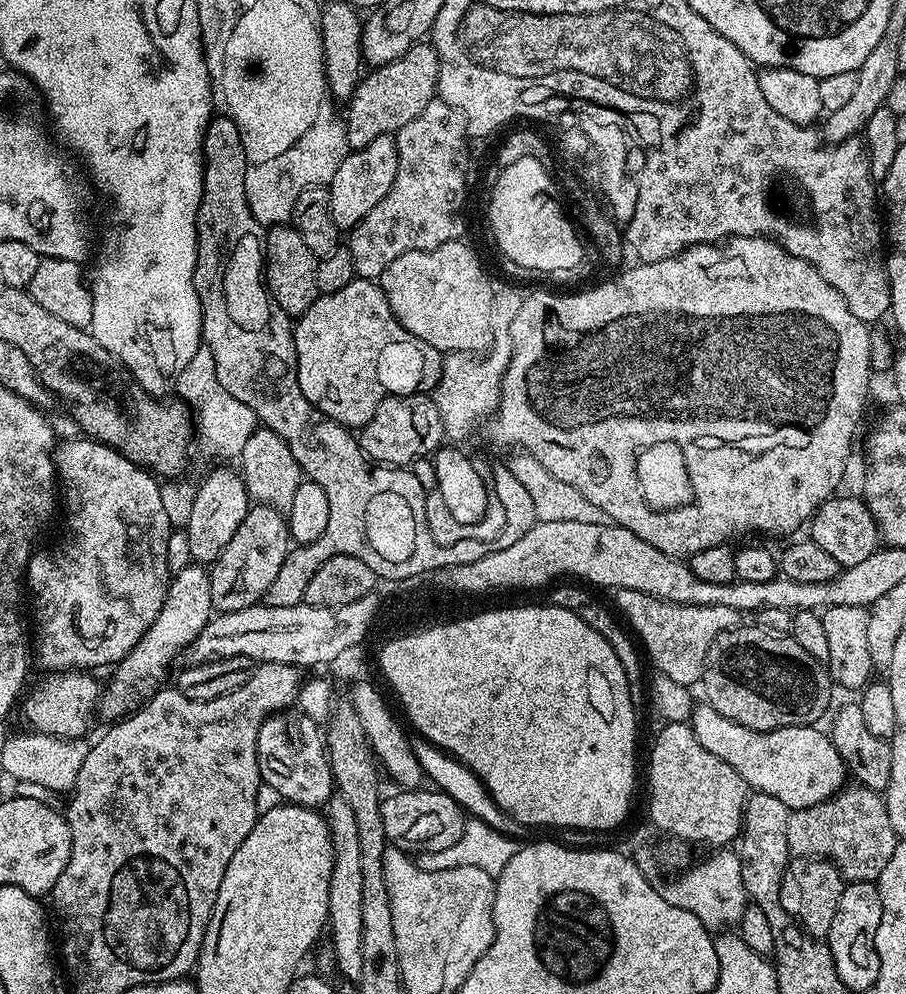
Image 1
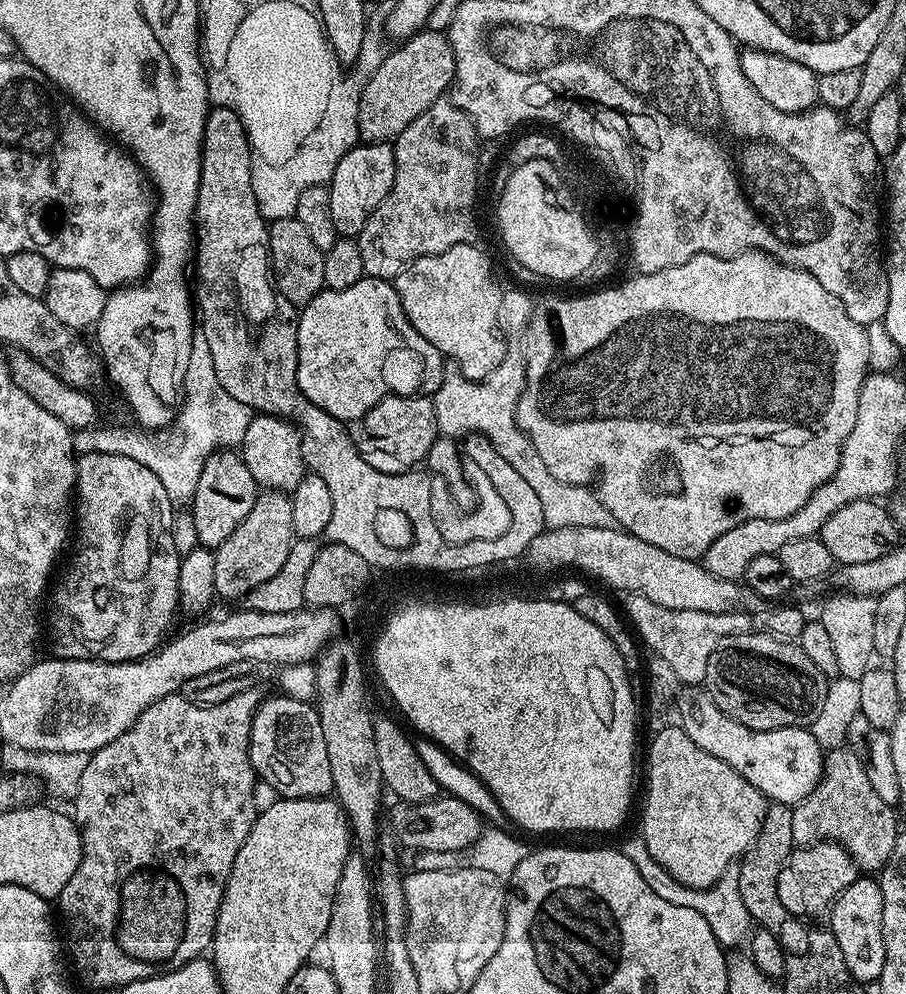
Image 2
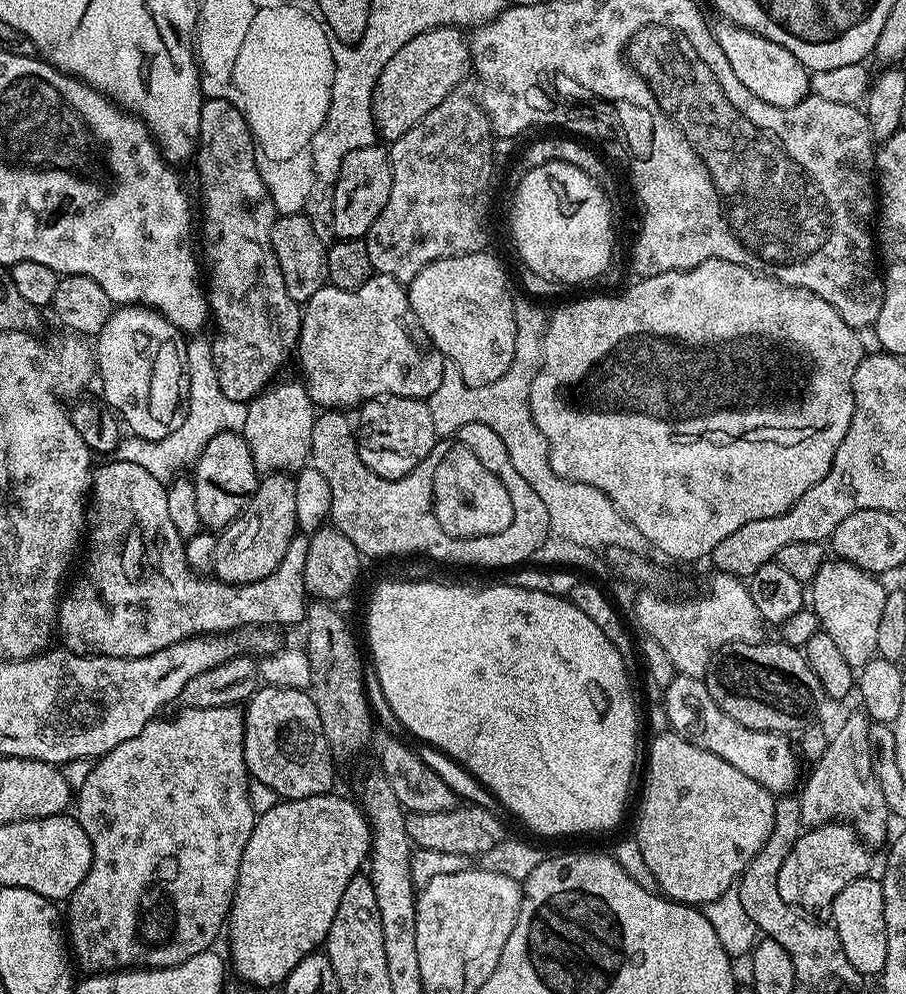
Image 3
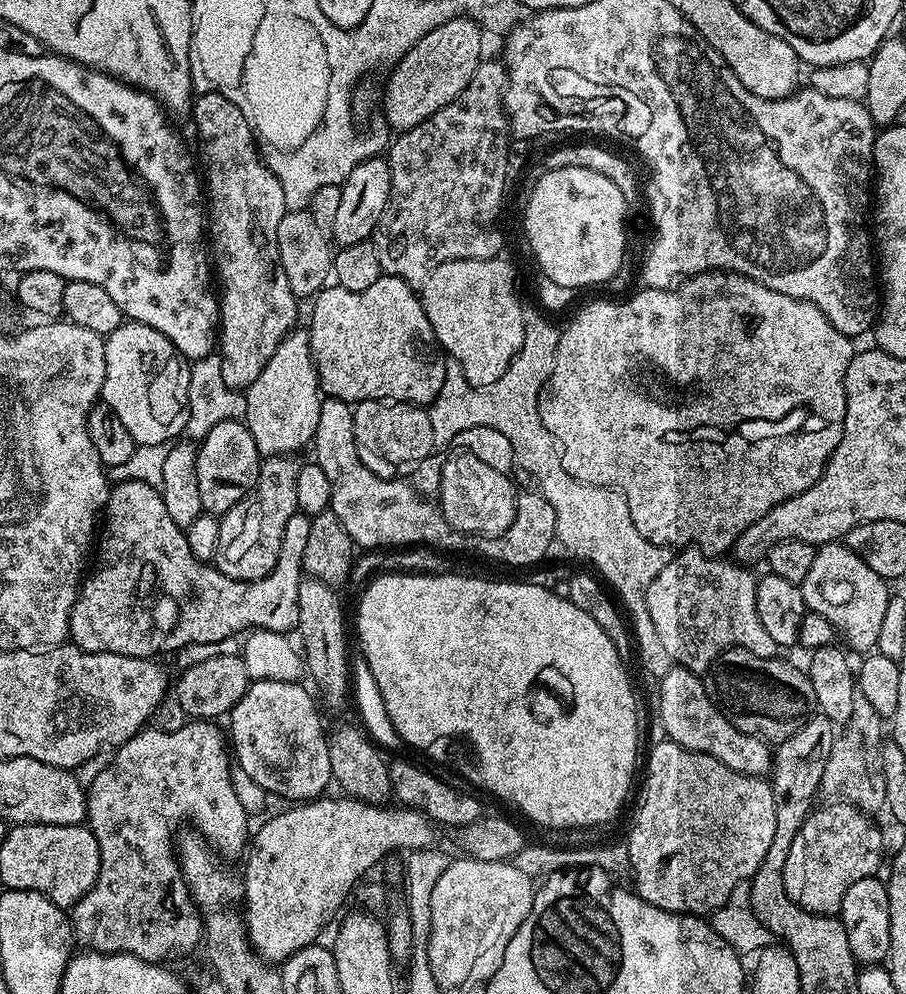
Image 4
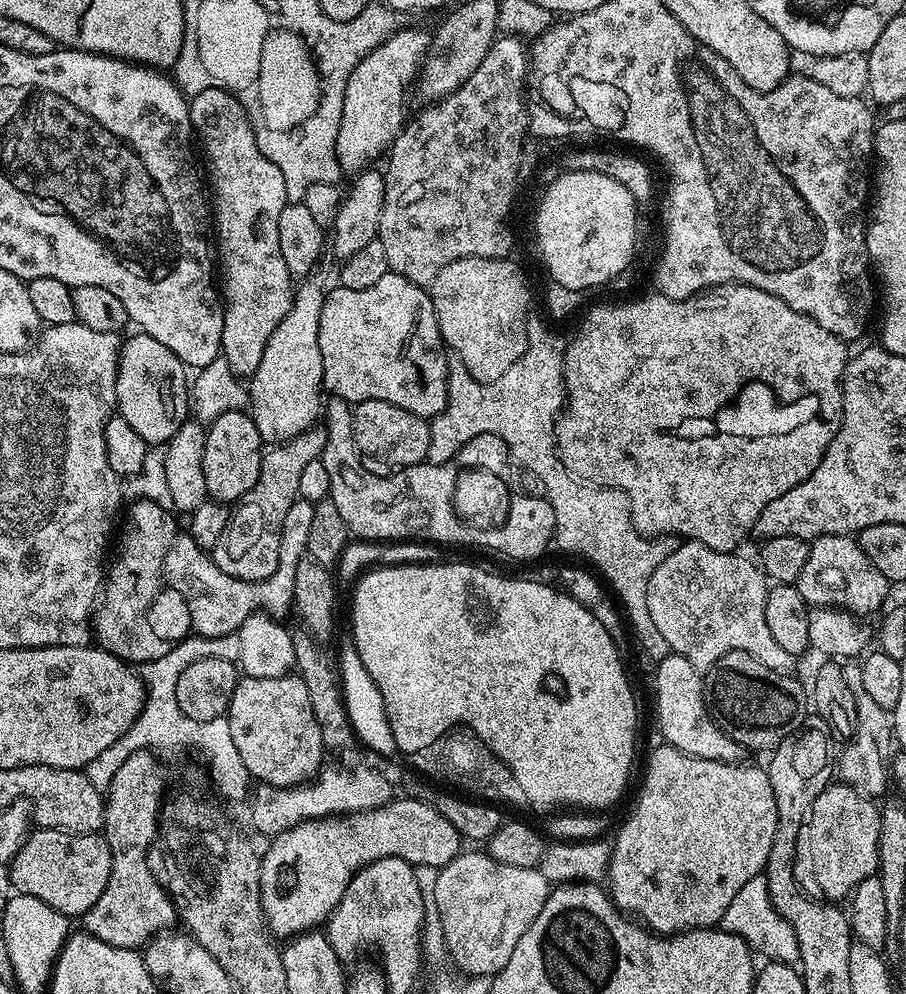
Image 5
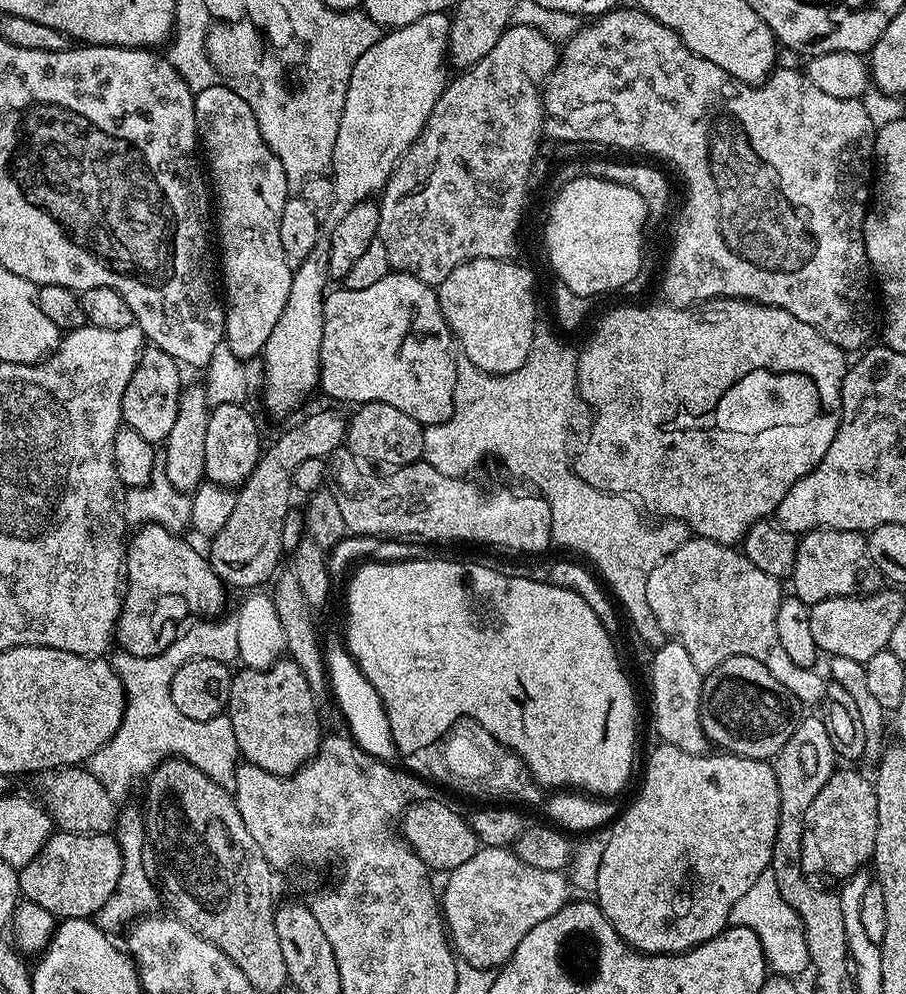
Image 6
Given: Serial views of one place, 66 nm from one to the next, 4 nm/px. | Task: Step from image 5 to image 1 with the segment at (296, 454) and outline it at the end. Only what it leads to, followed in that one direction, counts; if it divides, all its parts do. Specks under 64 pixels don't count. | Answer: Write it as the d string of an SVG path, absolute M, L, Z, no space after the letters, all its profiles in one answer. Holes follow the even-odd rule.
M259 503L249 507L246 518L234 530L234 538L210 565L210 598L217 613L246 610L267 597L286 554L290 551L288 522L283 511Z

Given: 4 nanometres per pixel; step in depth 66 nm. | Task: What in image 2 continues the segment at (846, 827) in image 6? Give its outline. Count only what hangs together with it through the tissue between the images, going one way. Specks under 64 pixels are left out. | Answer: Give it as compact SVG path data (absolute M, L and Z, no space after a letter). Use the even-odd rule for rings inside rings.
M817 842L800 846L791 852L778 874L778 898L792 916L799 916L805 922L816 922L819 916L827 917L831 913L838 894L842 894L857 875L856 863L842 845Z

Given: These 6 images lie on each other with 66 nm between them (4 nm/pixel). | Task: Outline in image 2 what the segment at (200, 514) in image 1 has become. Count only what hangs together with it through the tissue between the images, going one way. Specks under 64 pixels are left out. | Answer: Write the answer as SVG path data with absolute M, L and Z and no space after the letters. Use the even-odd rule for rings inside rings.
M221 450L215 452L202 466L202 474L198 478L198 490L190 501L190 511L194 518L194 531L198 534L197 545L202 548L215 549L254 510L254 502L258 495L258 485L244 465L239 451Z

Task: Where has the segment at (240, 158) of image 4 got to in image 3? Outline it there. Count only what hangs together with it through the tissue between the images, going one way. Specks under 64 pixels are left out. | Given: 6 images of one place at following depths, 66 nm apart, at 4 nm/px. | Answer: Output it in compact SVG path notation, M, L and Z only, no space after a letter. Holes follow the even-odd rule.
M205 99L194 164L200 167L200 192L204 195L204 252L212 263L208 280L206 276L206 295L214 324L216 320L212 353L218 386L222 386L226 398L249 402L277 379L276 371L287 362L291 352L293 355L297 351L302 308L286 294L286 282L282 282L282 270L278 270L278 258L270 242L270 230L278 213L260 177L256 141L246 118L230 102Z

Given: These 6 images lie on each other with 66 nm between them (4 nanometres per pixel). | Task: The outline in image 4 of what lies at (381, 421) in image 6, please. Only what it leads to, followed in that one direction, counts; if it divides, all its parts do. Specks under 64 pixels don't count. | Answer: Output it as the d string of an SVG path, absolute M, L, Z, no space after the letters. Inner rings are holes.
M361 400L352 408L352 437L360 460L371 472L385 478L395 477L405 470L433 455L437 447L434 442L434 430L430 426L430 418L423 407L404 404L401 400Z

